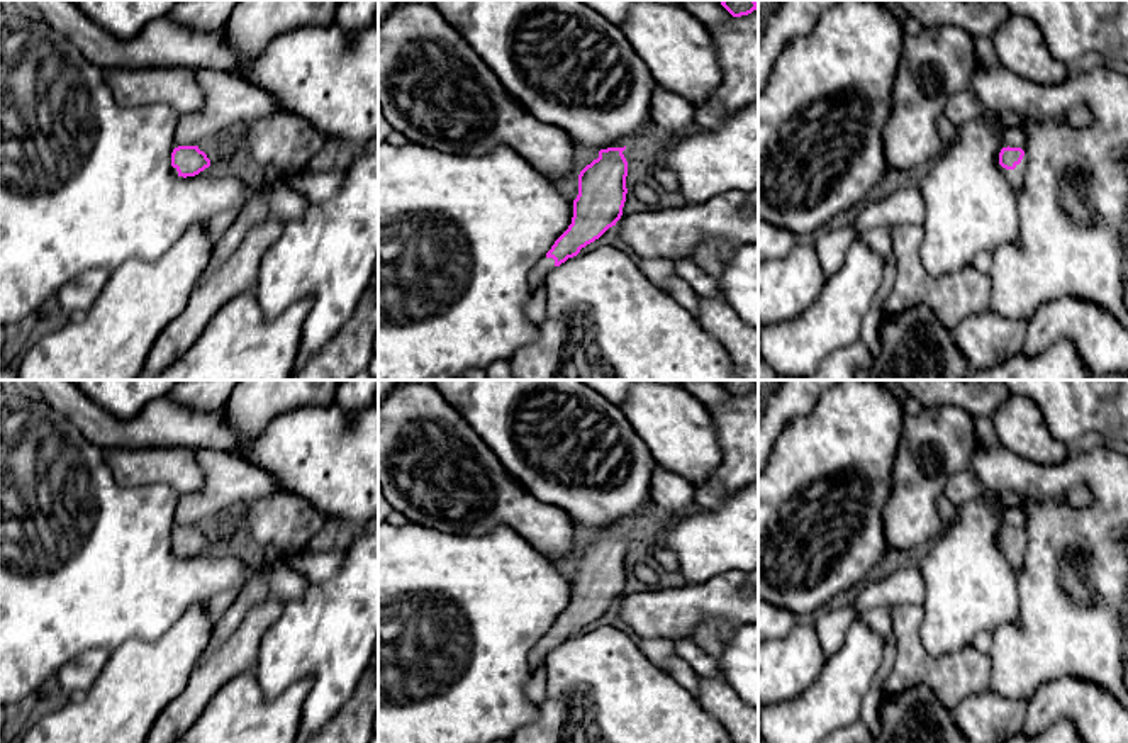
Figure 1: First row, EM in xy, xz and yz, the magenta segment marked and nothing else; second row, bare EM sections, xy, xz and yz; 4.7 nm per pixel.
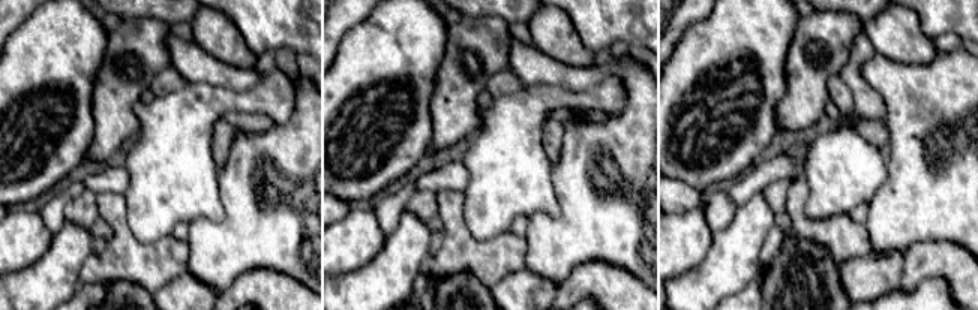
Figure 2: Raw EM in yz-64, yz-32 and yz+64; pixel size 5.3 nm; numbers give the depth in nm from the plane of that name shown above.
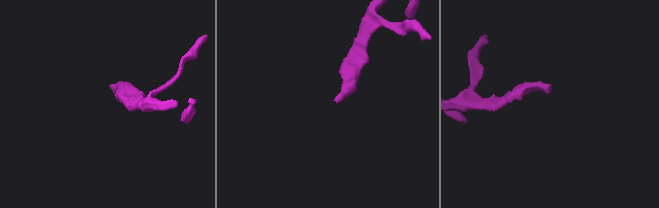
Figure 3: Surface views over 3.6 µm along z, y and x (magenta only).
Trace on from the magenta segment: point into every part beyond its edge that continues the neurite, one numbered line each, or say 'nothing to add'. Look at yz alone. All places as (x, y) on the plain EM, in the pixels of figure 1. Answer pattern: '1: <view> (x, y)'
1: yz (1015, 557)

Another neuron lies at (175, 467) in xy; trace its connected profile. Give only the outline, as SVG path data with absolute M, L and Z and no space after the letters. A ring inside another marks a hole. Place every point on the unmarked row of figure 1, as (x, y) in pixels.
M115 448L103 453L119 485L163 483L178 494L204 485L197 460L183 448Z

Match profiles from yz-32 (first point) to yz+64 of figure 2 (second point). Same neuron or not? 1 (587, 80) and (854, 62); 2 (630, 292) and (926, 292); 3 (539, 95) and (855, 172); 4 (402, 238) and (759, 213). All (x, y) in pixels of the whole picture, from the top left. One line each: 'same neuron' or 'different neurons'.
1: different neurons
2: different neurons
3: same neuron
4: same neuron

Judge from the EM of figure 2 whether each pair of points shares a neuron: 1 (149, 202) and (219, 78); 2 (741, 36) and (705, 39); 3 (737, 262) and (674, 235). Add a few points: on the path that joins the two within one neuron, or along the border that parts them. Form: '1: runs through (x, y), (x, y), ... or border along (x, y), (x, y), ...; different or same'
1: border along (186, 81), (206, 81), (237, 92), (249, 89); different
2: runs through (732, 39), (714, 39); same
3: border along (713, 232), (705, 256), (693, 268), (683, 273); different

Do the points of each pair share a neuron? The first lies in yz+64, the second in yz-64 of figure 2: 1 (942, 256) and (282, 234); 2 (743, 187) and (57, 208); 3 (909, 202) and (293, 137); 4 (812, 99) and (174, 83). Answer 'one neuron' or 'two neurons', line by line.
1: two neurons
2: two neurons
3: one neuron
4: two neurons

